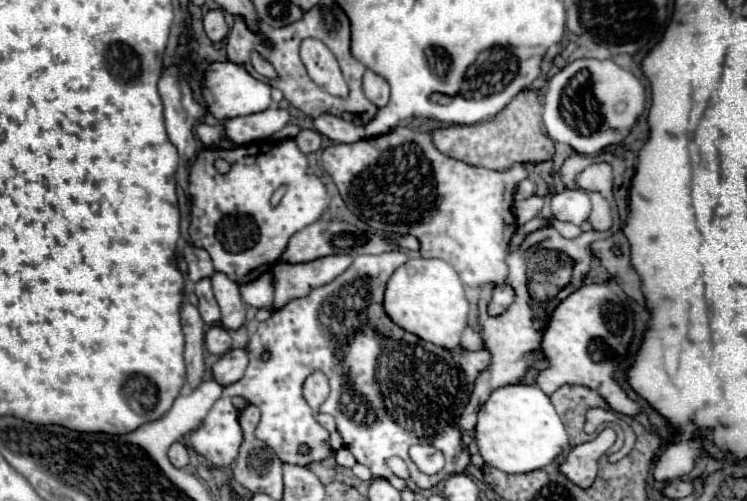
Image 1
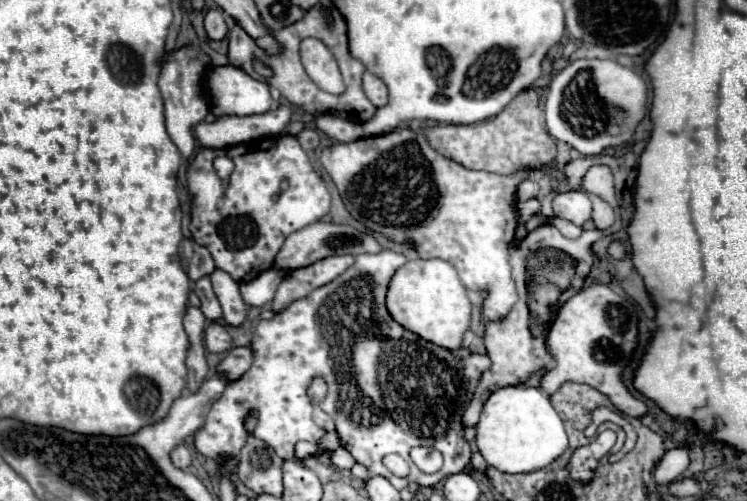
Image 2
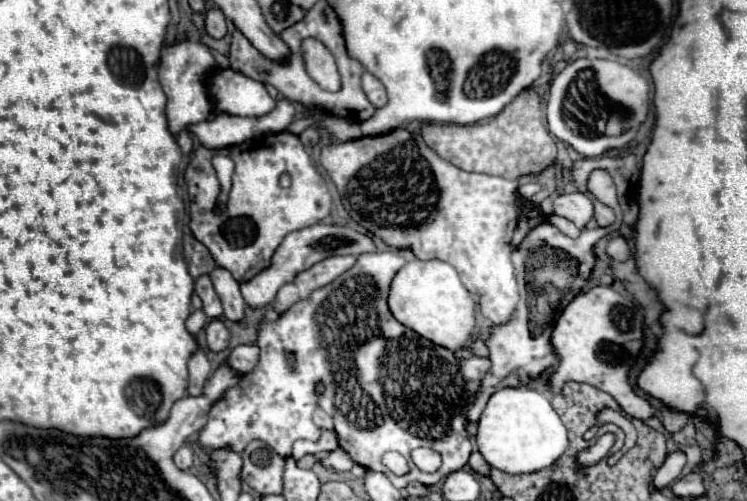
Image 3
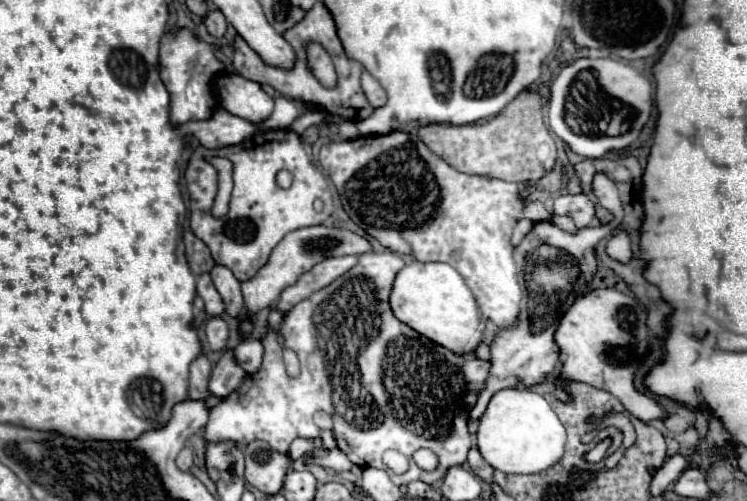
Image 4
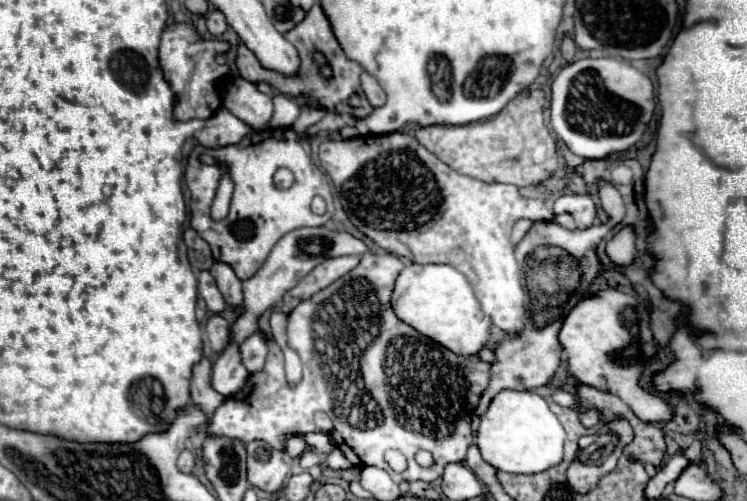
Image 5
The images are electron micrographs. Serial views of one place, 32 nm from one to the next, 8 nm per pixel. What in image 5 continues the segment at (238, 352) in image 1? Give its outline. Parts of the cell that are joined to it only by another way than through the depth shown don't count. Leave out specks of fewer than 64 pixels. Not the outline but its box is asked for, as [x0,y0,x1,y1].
[242,332,268,374]

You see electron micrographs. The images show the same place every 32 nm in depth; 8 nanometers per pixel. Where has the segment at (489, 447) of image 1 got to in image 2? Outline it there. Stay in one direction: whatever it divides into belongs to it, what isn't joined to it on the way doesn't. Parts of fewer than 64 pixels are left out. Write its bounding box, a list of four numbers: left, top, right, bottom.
[476,386,568,474]

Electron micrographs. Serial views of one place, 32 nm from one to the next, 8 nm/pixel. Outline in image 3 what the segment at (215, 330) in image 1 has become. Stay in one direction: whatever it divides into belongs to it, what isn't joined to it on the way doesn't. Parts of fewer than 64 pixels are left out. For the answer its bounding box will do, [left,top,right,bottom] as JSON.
[204,318,230,352]

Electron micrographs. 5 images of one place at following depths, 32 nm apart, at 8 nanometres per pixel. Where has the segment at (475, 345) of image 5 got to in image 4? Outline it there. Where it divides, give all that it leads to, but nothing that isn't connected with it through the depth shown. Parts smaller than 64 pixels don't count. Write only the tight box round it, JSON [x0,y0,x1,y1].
[390,260,486,354]

